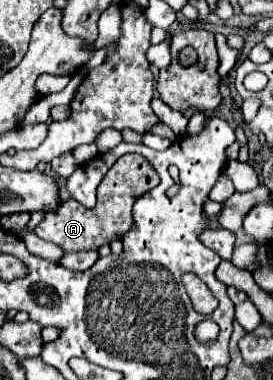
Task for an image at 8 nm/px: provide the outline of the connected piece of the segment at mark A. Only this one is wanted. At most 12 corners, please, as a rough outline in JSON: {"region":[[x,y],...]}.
{"region":[[121,156],[97,205],[61,201],[35,233],[65,253],[109,245],[133,227],[134,201],[159,183],[143,156]]}

